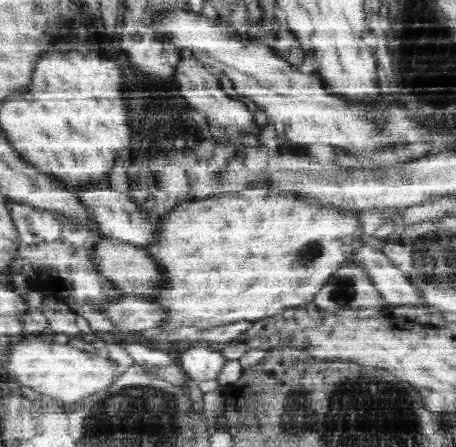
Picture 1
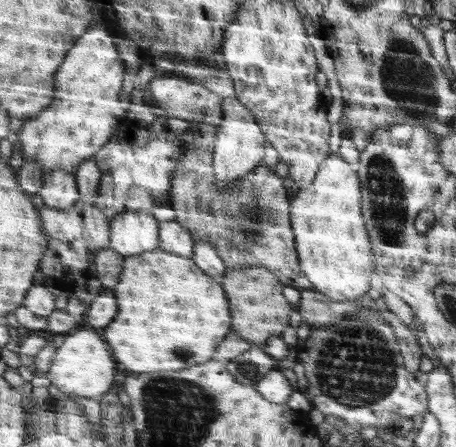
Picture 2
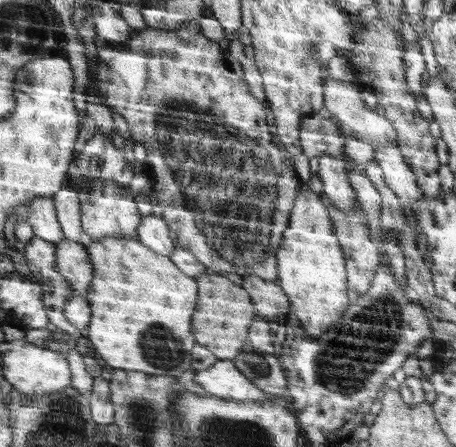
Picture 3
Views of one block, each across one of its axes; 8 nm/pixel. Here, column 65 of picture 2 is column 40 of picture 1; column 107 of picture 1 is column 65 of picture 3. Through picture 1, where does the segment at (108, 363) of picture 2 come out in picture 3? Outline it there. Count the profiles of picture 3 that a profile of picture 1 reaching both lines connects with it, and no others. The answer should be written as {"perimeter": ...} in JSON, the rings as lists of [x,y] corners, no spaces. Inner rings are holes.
{"perimeter":[[[19,344],[11,352],[3,354],[3,372],[5,380],[19,392],[25,394],[57,394],[61,390],[67,390],[73,386],[73,368],[63,352],[53,352],[45,344]]]}

